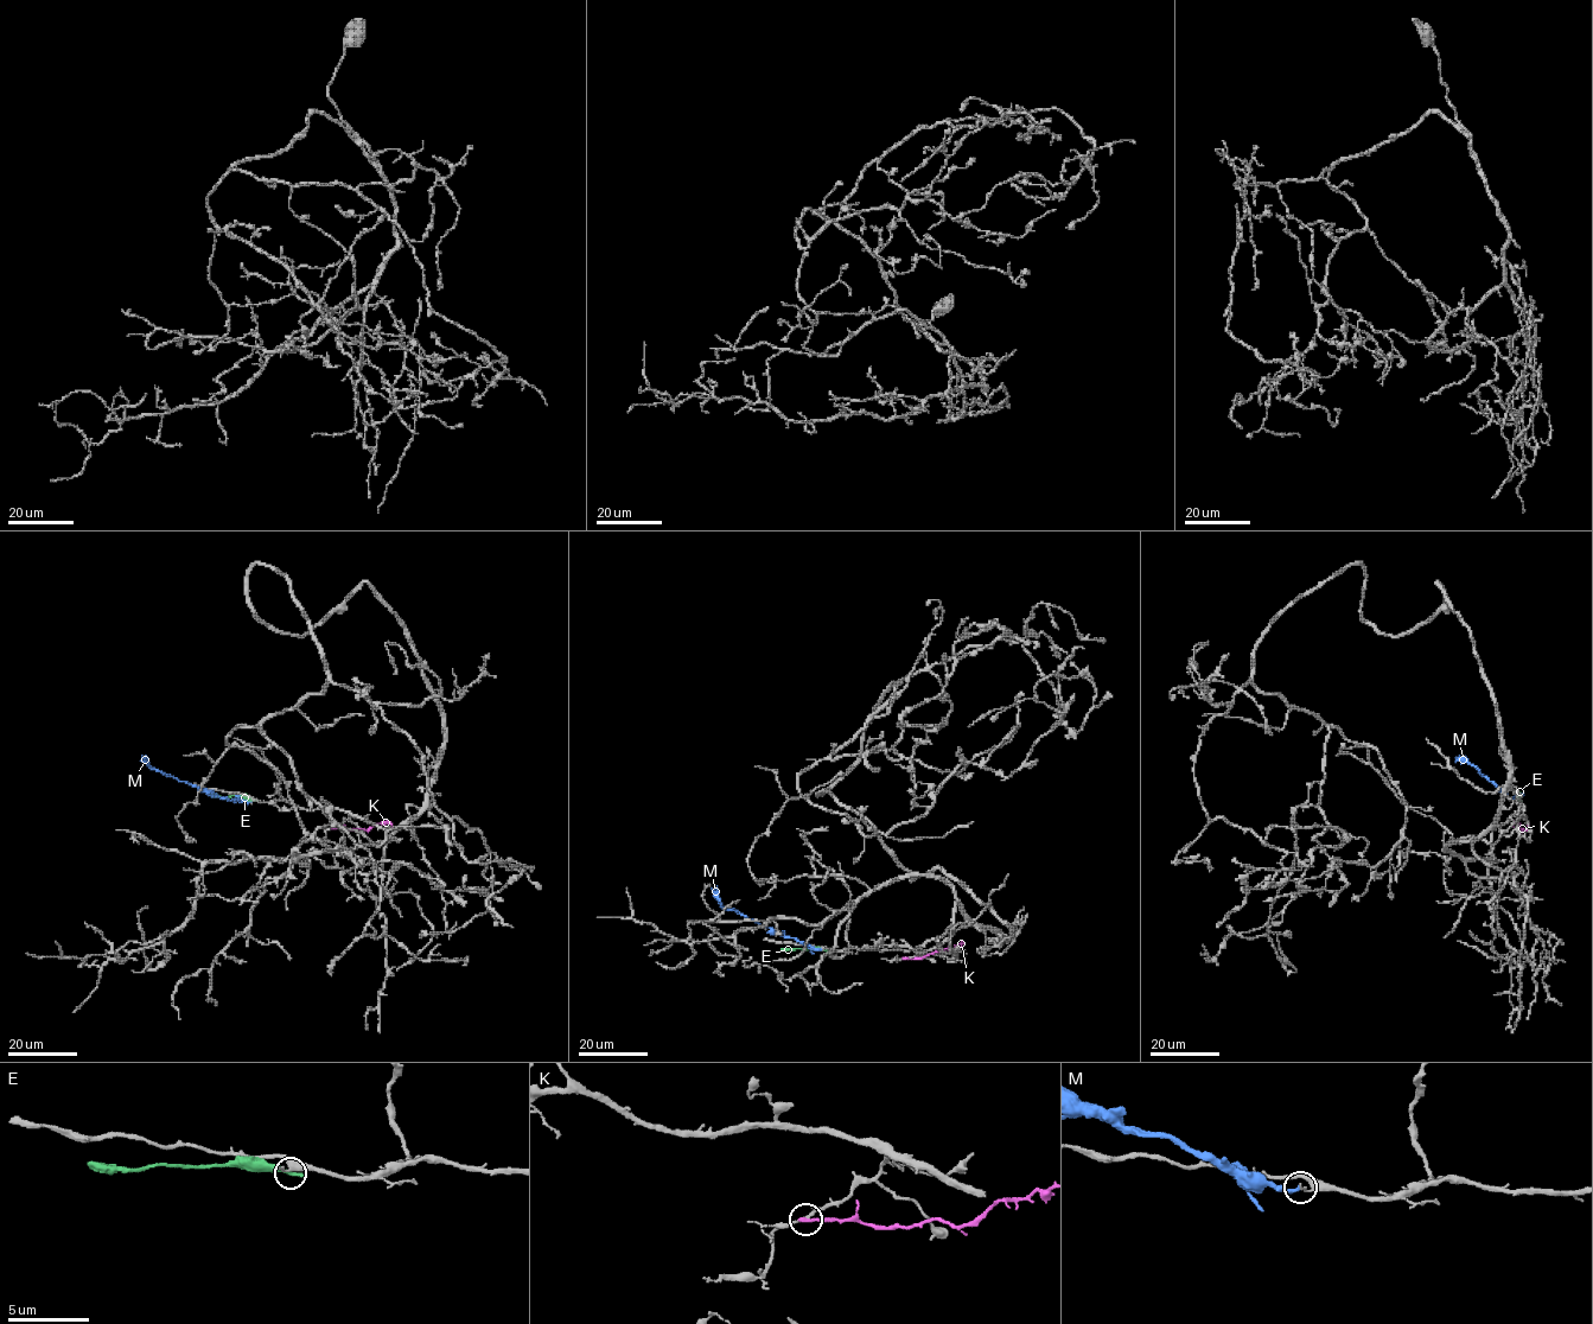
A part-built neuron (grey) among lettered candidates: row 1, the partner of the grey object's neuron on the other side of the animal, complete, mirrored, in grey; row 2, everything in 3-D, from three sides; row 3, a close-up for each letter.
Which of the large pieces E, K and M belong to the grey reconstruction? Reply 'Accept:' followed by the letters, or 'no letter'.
Accept: no letter

